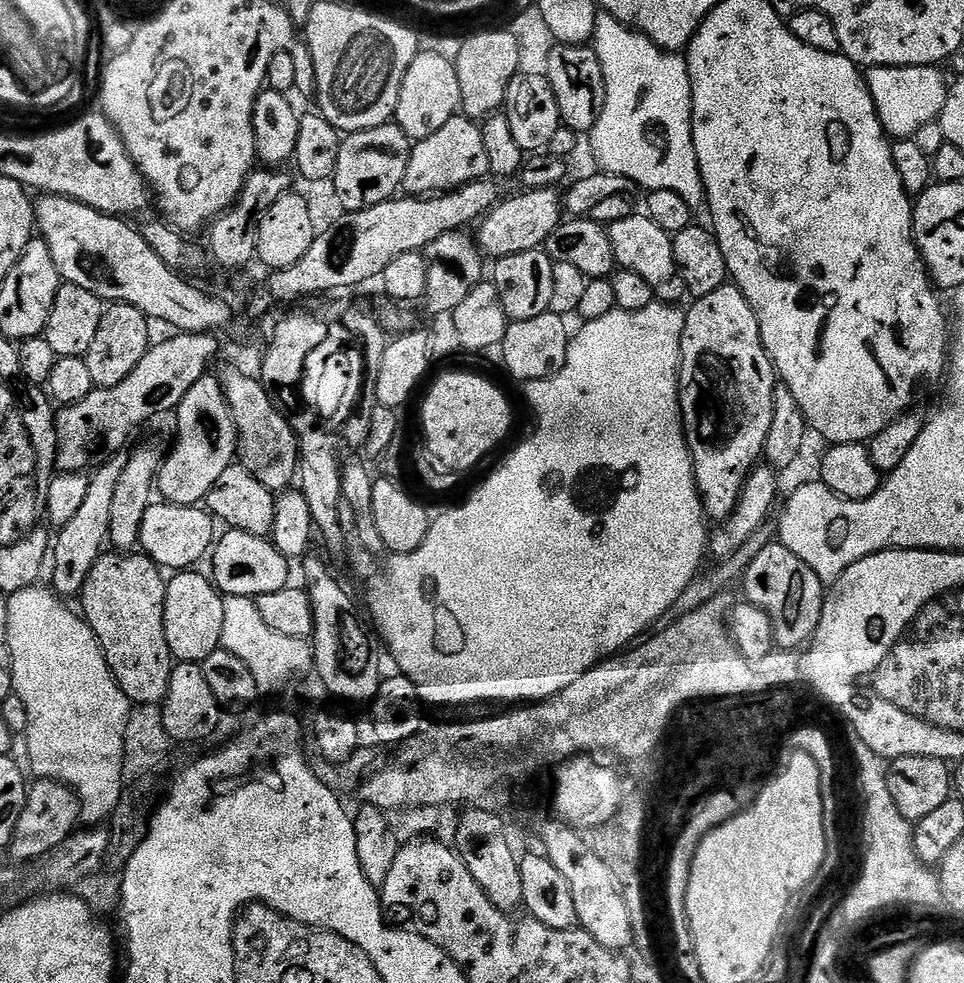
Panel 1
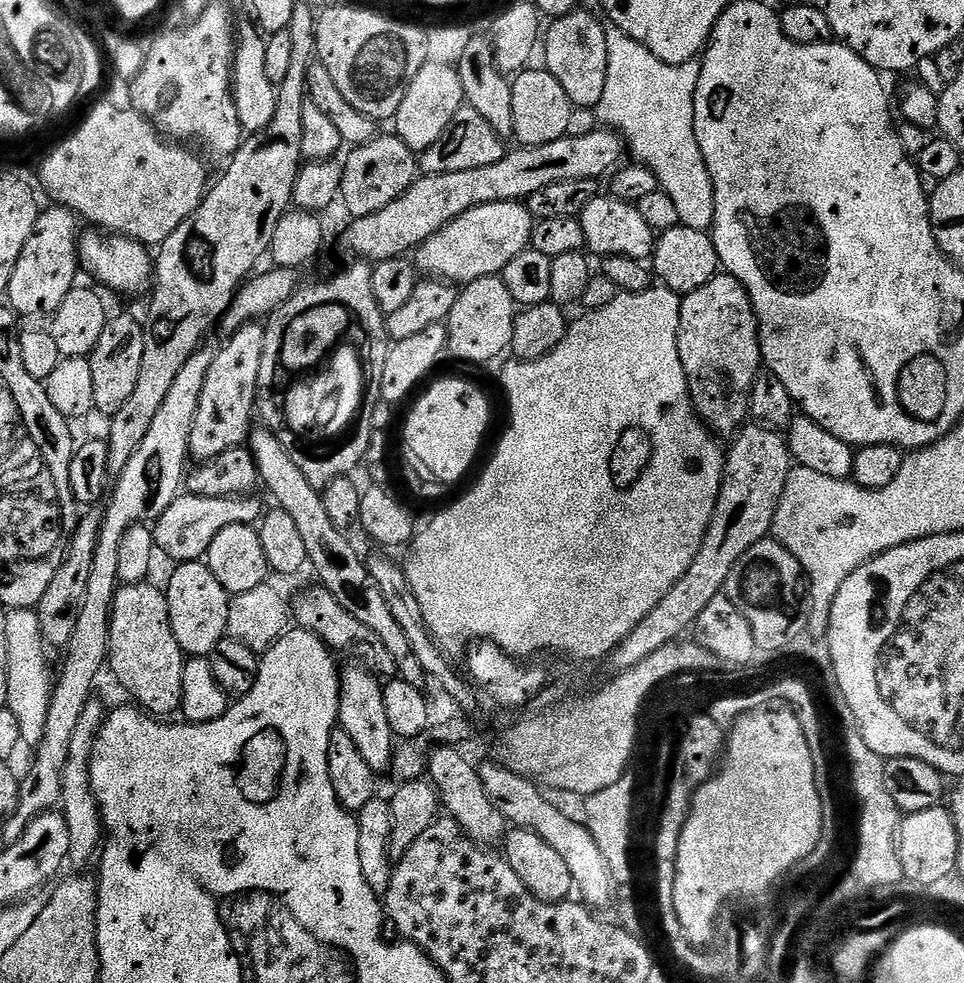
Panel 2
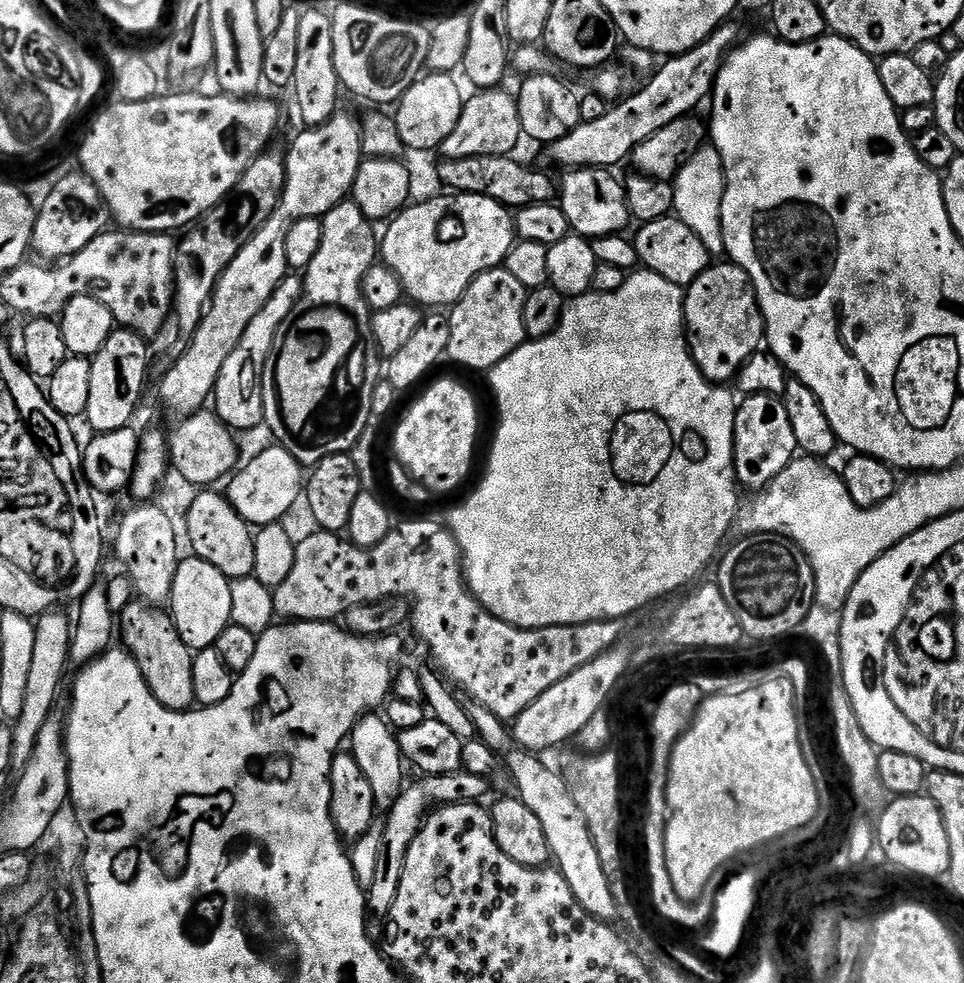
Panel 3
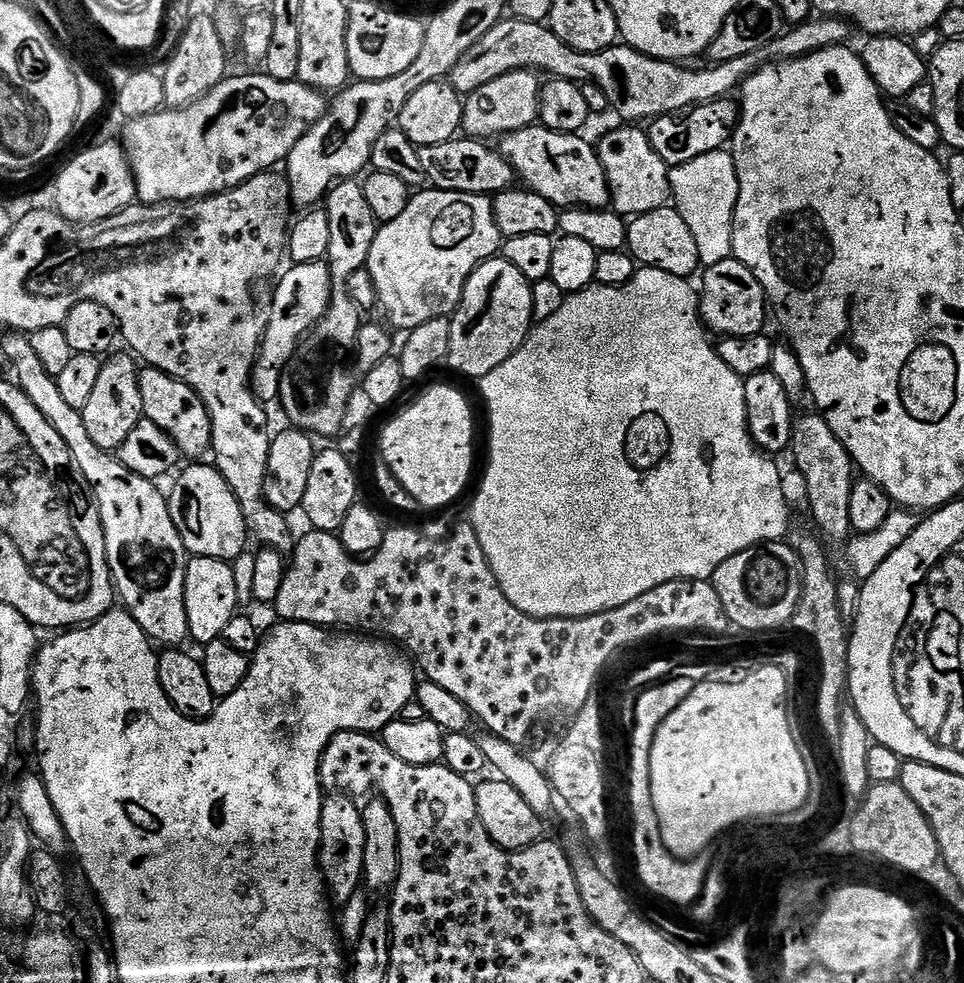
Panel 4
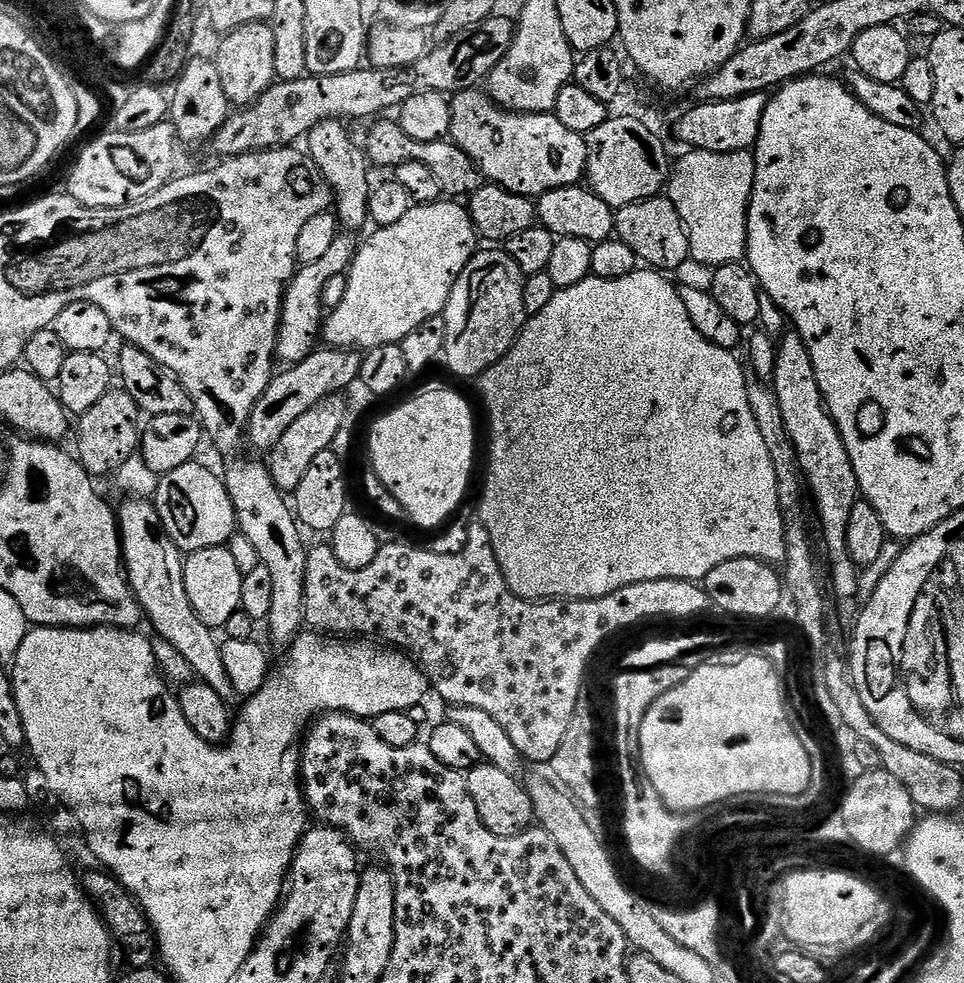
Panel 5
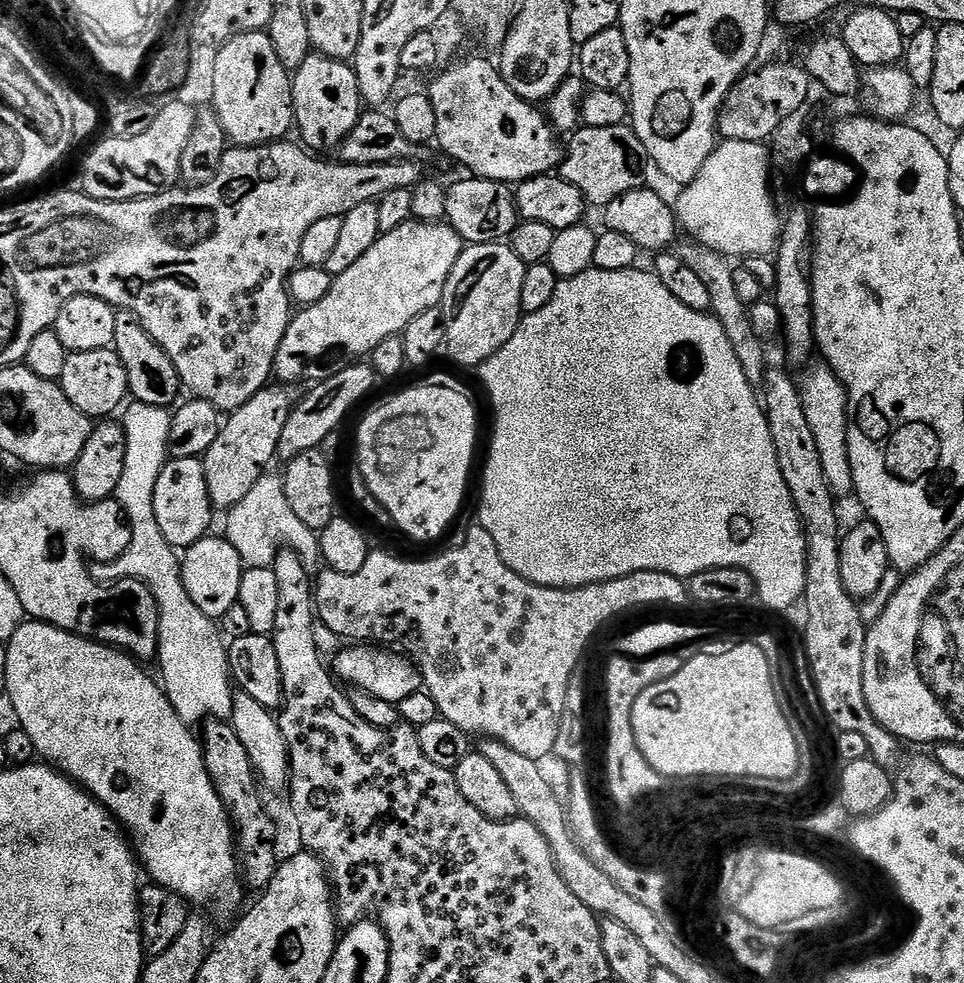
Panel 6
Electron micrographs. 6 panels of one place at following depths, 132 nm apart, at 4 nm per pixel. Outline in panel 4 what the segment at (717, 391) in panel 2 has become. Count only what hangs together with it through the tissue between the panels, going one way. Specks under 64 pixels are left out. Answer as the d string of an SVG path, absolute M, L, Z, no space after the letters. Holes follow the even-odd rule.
M735 258L723 260L717 264L709 264L703 269L704 289L699 289L700 319L709 333L717 337L726 336L758 336L765 331L764 319L770 316L768 297L764 288L750 274L750 270Z

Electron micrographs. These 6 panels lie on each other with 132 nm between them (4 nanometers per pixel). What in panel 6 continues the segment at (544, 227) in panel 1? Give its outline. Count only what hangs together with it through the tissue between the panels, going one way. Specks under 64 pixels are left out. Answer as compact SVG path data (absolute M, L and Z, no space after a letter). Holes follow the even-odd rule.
M413 218L398 226L398 230L380 235L374 246L370 246L370 250L366 250L366 254L354 262L354 266L333 279L330 294L326 294L322 302L301 307L293 315L276 355L275 379L280 382L303 381L303 376L335 348L345 348L350 355L356 356L352 358L364 358L373 352L378 342L386 342L386 338L403 334L406 326L410 326L418 314L437 307L443 301L450 274L465 247L464 240L446 222L425 224Z

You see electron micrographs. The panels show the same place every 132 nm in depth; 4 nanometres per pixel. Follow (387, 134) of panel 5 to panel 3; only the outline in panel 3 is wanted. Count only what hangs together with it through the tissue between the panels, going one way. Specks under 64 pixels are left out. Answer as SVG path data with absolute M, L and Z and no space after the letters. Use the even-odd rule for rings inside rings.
M475 156L474 158L458 158L457 160L441 159L440 180L445 189L456 194L469 192L475 196L489 196L503 204L509 210L519 210L528 204L547 204L553 199L554 184L548 176L540 176L536 180L536 172L524 164L507 156Z

